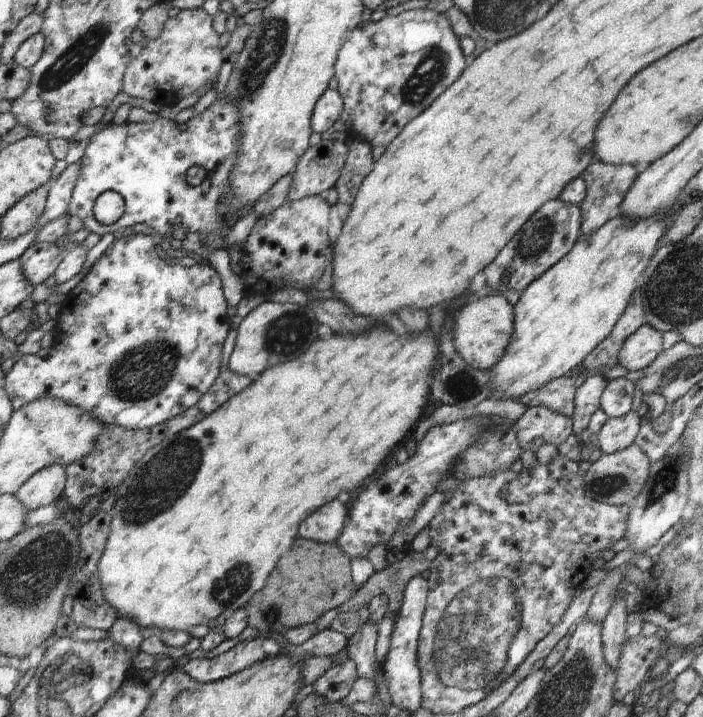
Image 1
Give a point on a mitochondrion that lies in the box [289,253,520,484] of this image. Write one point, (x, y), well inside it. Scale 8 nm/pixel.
(462, 387)

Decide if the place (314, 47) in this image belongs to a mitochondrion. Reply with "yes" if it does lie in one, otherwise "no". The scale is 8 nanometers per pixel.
no

